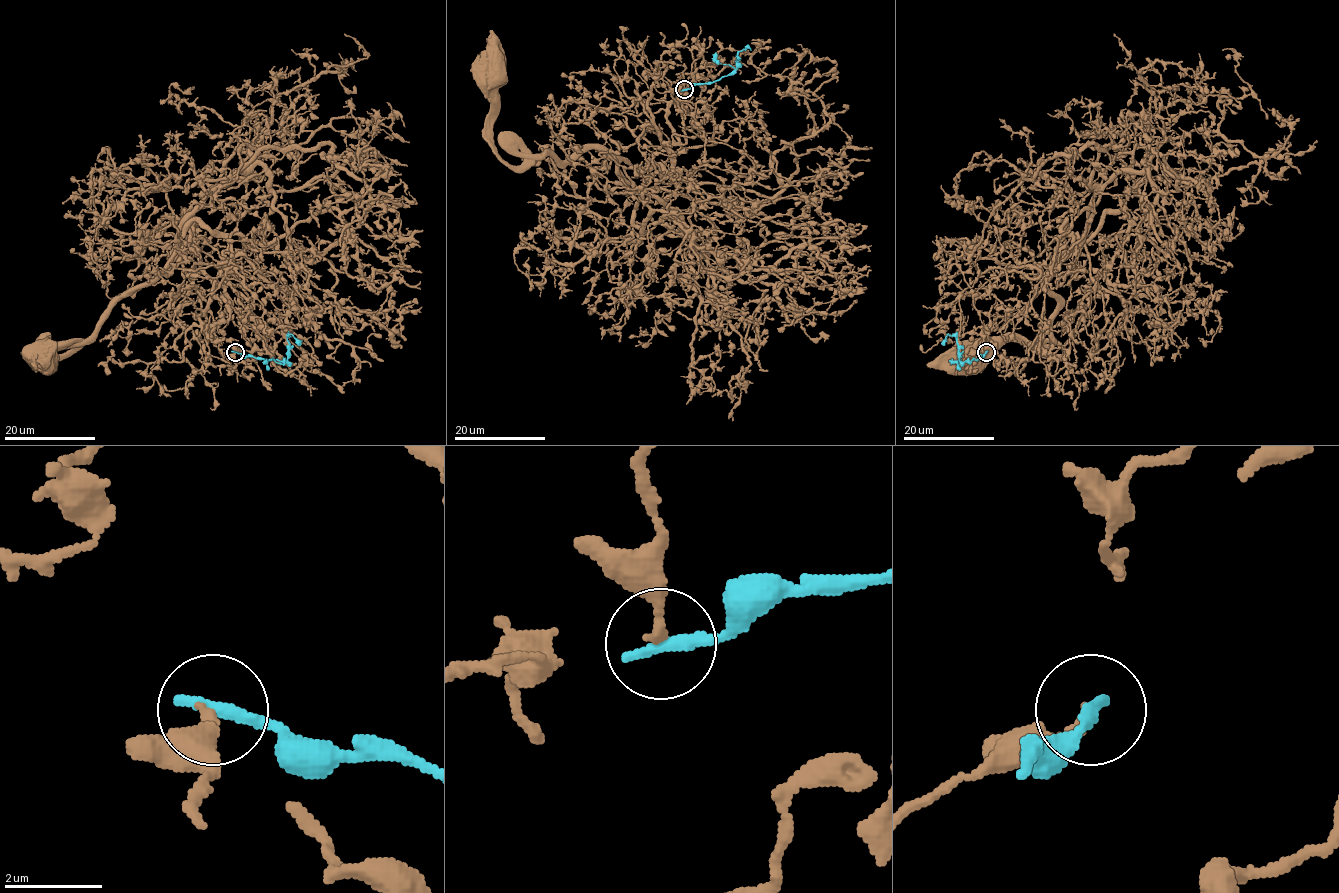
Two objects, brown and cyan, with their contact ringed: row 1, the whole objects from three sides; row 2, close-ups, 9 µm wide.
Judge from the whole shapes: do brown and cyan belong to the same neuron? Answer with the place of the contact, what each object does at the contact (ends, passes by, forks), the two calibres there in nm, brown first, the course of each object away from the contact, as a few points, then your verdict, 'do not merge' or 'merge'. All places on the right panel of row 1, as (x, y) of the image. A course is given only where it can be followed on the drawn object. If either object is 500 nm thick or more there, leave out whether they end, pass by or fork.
at (986, 352); brown ends there; cyan ends there; 220 nm thick on the brown side, 320 nm on the other; brown runs (985, 352), (959, 365), (1041, 288), (1070, 245), (1065, 220), (1045, 277), (1061, 354), (1008, 338), (967, 358); cyan runs (986, 352), (978, 360), (965, 362), (959, 360), (959, 345), (953, 336), (945, 337), (944, 345); do not merge

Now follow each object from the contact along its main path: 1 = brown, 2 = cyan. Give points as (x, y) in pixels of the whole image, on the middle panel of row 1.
1: (684, 88), (683, 66), (663, 63), (648, 102), (678, 174), (601, 149), (518, 166), (493, 142), (490, 70)
2: (684, 89), (728, 76), (735, 69), (739, 52), (749, 47)

